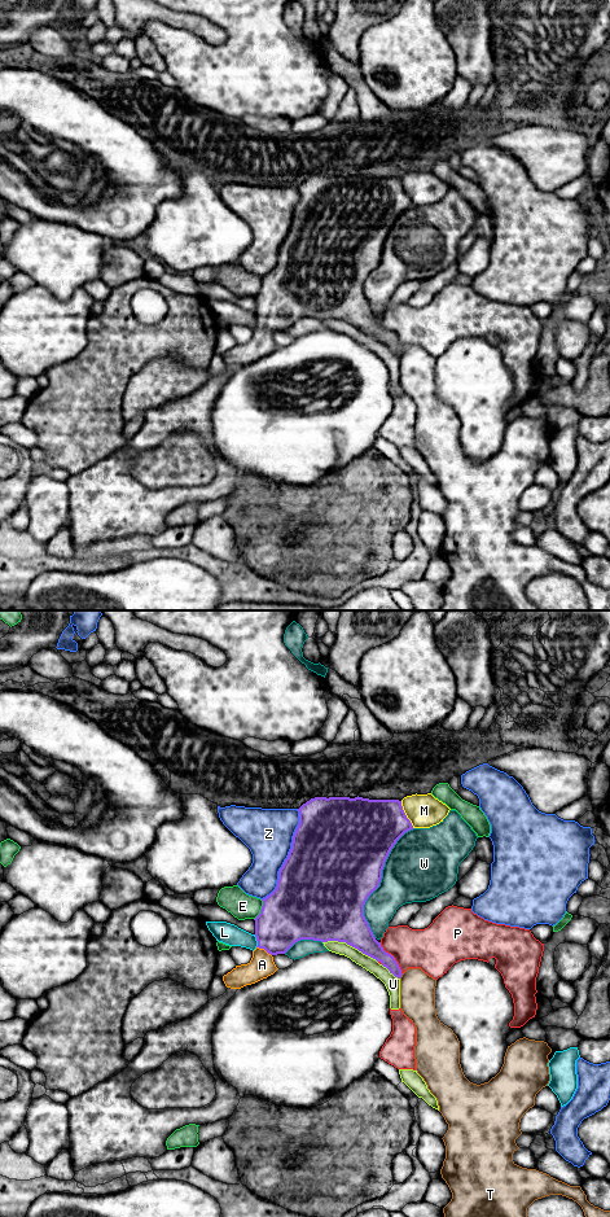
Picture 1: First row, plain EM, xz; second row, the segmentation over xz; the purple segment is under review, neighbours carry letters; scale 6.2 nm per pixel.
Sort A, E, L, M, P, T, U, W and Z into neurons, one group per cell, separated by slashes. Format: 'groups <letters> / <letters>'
groups A / E / L / M / P / T / U / W / Z

